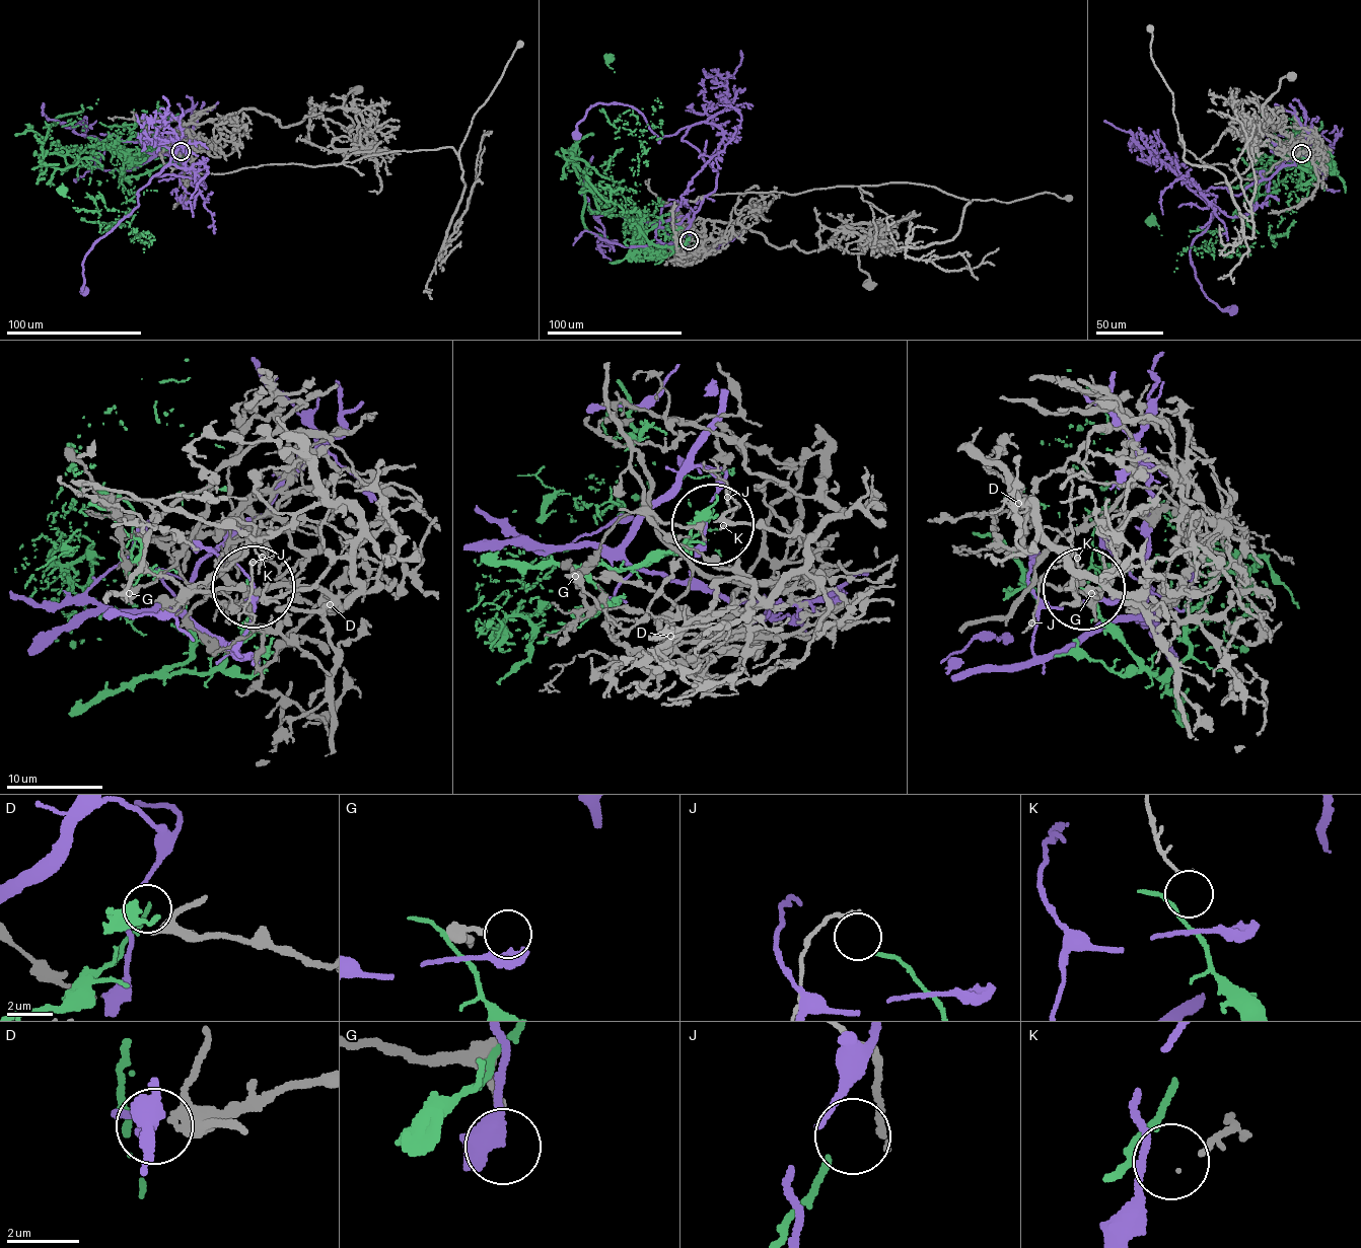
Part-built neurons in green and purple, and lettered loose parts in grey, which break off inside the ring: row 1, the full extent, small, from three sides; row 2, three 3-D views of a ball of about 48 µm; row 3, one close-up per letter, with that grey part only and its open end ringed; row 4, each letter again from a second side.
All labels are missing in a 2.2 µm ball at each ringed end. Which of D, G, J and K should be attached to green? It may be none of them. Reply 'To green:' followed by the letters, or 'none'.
To green: J

